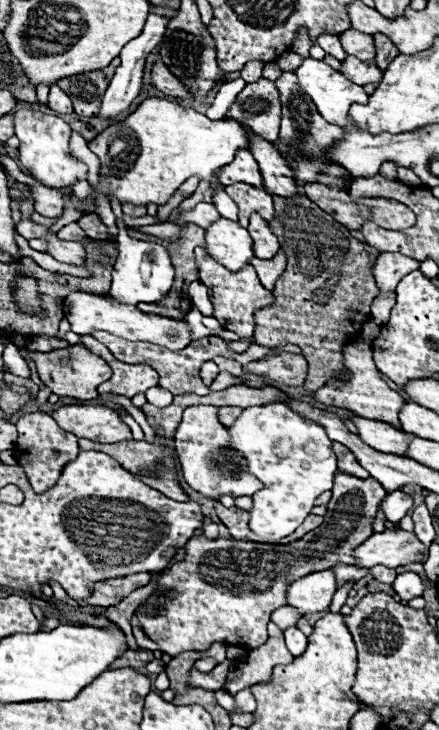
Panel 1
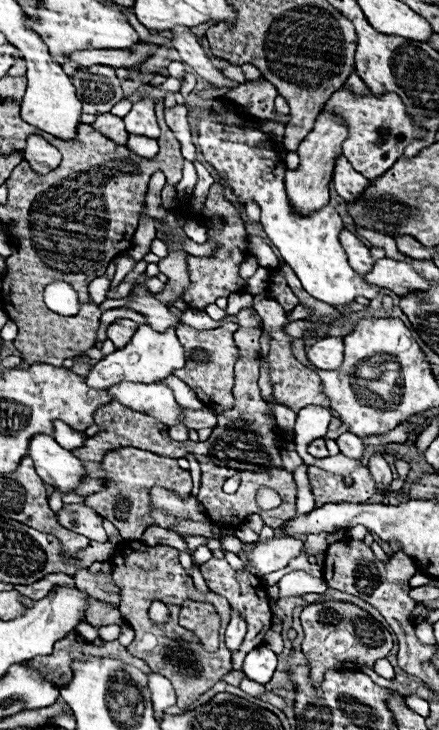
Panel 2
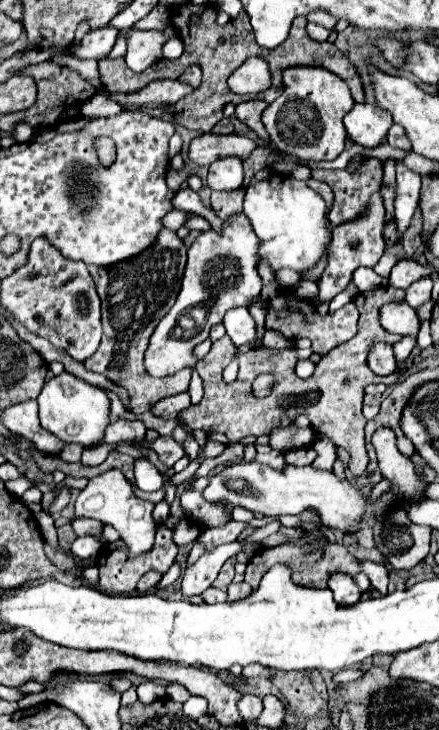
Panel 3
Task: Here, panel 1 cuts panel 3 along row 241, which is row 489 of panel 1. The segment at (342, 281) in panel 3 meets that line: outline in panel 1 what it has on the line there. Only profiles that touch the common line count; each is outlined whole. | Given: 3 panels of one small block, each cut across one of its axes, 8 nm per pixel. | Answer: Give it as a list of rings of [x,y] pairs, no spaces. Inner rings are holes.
[[[336,472],[334,488],[332,488],[332,500],[328,502],[328,512],[324,516],[324,524],[316,530],[308,532],[304,538],[290,542],[290,544],[260,544],[260,542],[244,542],[244,540],[208,540],[206,536],[194,536],[186,544],[186,558],[178,564],[174,564],[170,570],[166,570],[160,580],[154,594],[168,592],[170,588],[176,590],[176,598],[170,600],[164,610],[160,610],[156,616],[140,616],[142,630],[152,638],[164,654],[178,656],[188,650],[208,650],[210,644],[238,644],[246,646],[248,650],[262,646],[268,640],[266,624],[270,620],[270,614],[286,604],[286,588],[312,572],[328,570],[334,564],[352,564],[352,550],[360,546],[366,538],[374,534],[374,516],[378,510],[378,504],[384,500],[386,490],[376,482],[374,478],[352,478],[350,474]]]

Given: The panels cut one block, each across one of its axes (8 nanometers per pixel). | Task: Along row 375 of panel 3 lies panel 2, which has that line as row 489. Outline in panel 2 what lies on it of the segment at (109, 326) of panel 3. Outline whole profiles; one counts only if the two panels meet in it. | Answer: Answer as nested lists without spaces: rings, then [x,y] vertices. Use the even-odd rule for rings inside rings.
[[[124,446],[124,448],[118,448],[118,450],[106,452],[100,466],[108,474],[104,488],[100,492],[86,496],[84,504],[92,506],[102,518],[110,520],[126,540],[140,540],[144,530],[152,522],[156,522],[162,528],[174,528],[180,534],[212,536],[210,524],[204,526],[202,522],[176,522],[176,518],[168,518],[168,514],[160,514],[160,512],[150,516],[152,508],[148,506],[148,502],[150,502],[148,490],[152,486],[168,486],[170,490],[176,490],[176,494],[190,494],[190,490],[192,490],[192,476],[190,476],[188,470],[182,470],[178,466],[176,458],[164,458],[164,456],[140,450],[140,448]]]

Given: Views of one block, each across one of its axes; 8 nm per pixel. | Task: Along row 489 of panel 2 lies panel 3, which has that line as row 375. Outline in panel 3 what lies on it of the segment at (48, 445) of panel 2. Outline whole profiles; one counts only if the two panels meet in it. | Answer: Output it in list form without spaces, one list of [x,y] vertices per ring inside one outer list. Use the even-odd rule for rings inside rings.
[[[62,372],[44,382],[44,388],[38,396],[40,406],[40,424],[54,432],[64,442],[76,442],[86,448],[98,446],[104,442],[106,426],[110,424],[110,398],[106,390],[84,382],[82,378]]]

